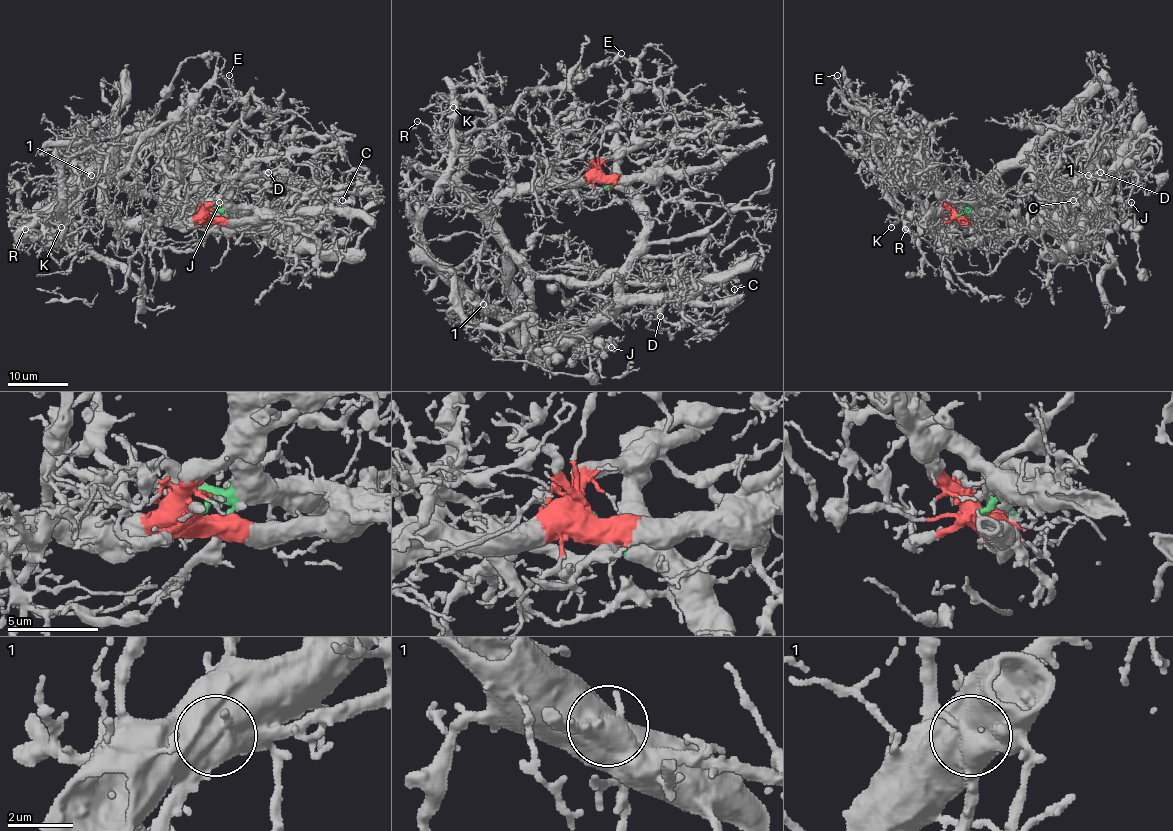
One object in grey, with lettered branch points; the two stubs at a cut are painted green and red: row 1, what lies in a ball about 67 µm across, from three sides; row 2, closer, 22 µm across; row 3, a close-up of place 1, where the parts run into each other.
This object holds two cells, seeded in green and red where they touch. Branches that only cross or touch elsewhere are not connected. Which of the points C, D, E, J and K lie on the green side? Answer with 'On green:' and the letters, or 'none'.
On green: C, D, E, J, K

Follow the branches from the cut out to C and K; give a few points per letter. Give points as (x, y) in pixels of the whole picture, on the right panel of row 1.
C: (957, 216), (996, 211), (1019, 223), (1079, 223), (1079, 231), (1073, 208), (1081, 202), (1073, 201)
K: (957, 216), (1069, 226), (1132, 136), (1020, 229), (942, 240), (906, 222), (891, 228)

